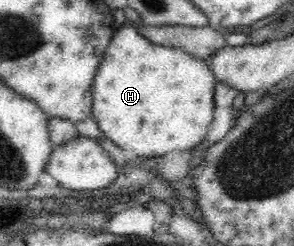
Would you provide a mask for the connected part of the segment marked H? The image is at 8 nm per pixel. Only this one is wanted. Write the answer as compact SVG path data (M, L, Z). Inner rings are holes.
M124 24L116 28L111 43L107 45L105 56L99 63L99 68L97 69L91 89L91 110L97 124L99 125L99 130L103 131L106 139L113 141L113 143L121 149L135 151L137 157L152 158L158 155L163 155L168 151L173 151L173 149L193 149L197 143L201 143L201 141L205 139L205 135L207 135L207 127L209 127L209 123L213 121L213 108L215 107L214 90L217 83L214 73L211 72L211 69L209 69L203 59L192 57L191 54L186 53L179 48L155 45L148 39L145 39L142 35L139 35L139 32L136 30L136 25Z

